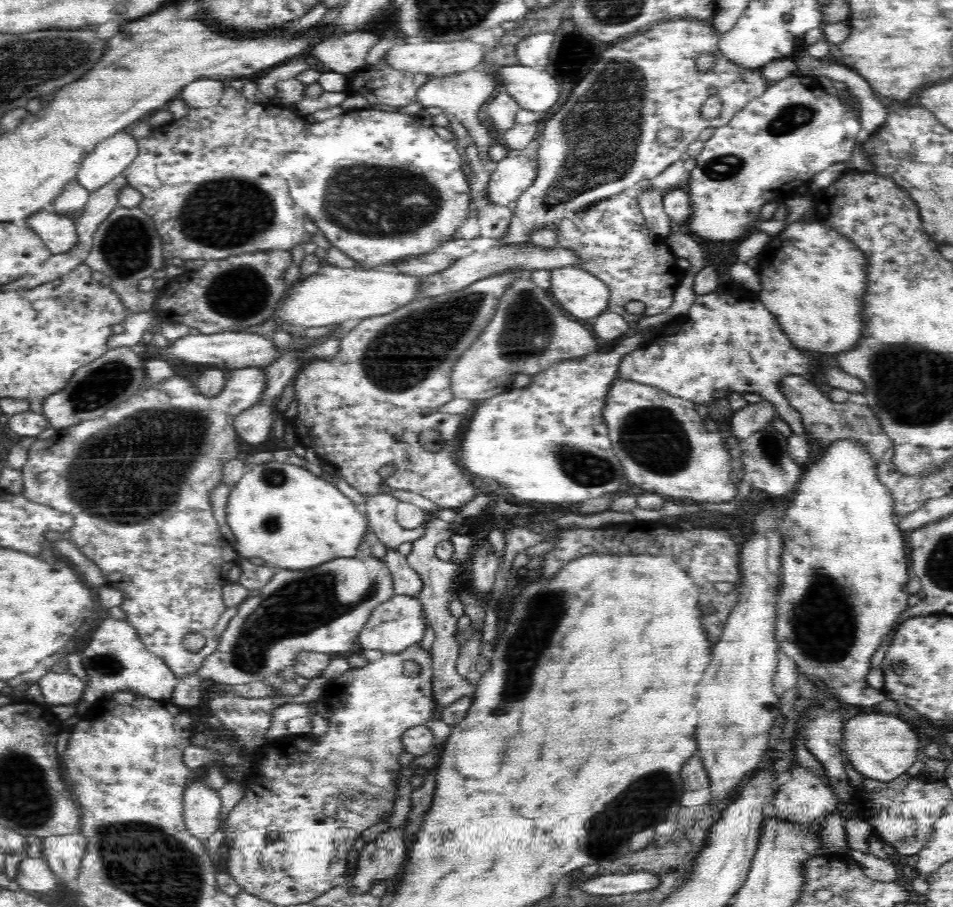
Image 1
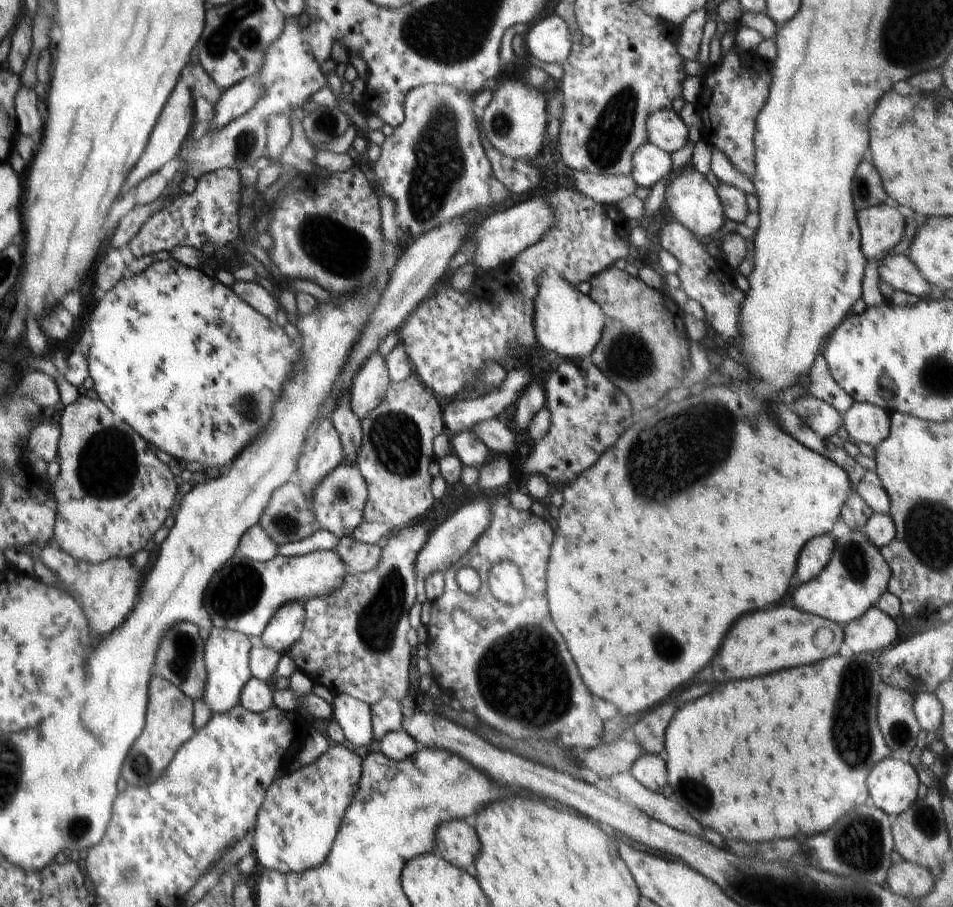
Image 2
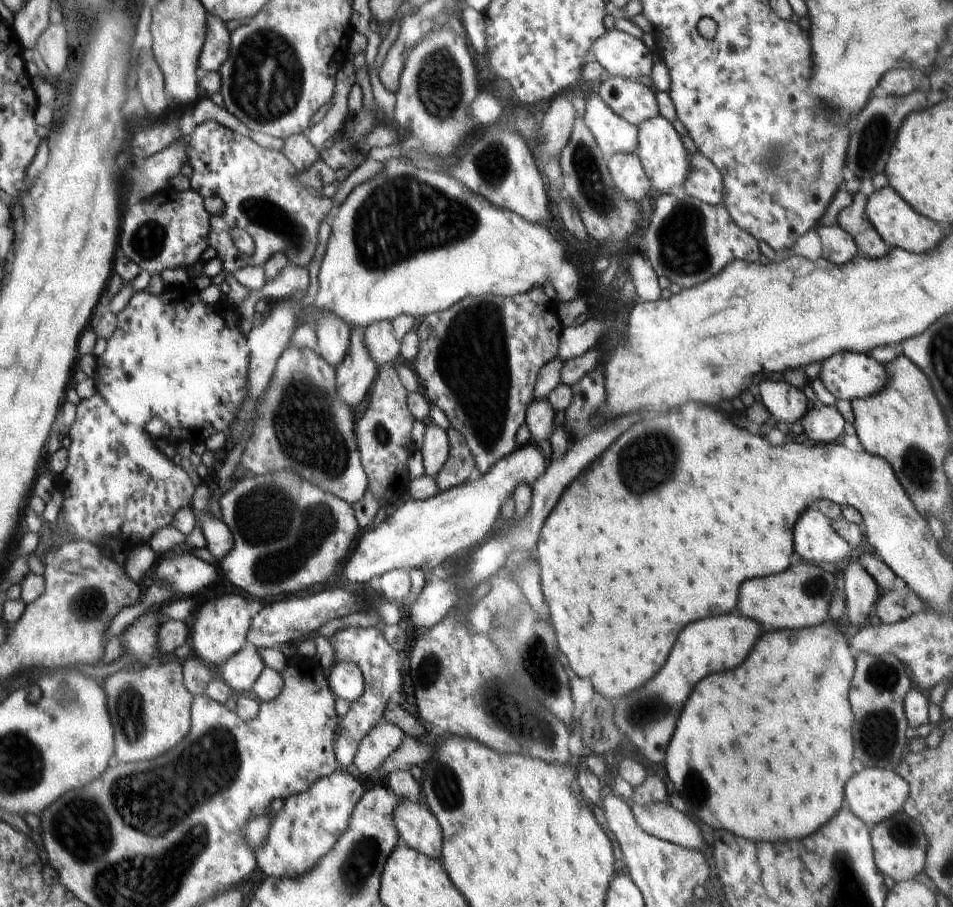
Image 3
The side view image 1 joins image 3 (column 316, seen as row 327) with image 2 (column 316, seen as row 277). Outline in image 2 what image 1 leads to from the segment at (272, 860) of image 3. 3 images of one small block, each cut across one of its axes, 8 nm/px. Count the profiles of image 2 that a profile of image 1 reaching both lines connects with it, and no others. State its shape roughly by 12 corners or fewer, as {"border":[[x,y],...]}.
{"border":[[331,744],[274,779],[252,843],[264,868],[326,860],[362,758]]}

